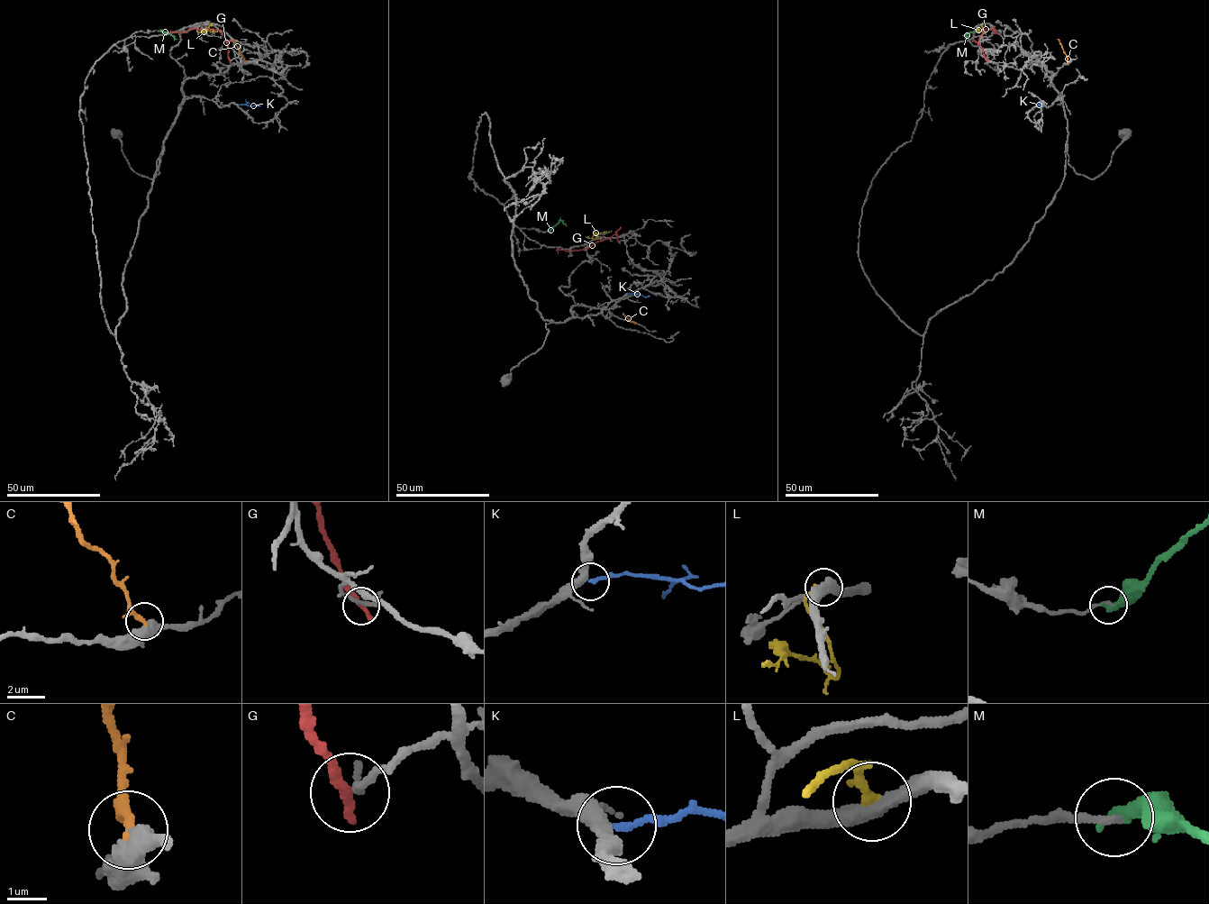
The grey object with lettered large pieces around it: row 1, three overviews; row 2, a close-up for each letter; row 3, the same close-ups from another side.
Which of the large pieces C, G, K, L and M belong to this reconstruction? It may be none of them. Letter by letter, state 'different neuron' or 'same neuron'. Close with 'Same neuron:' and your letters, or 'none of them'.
C: different neuron
G: different neuron
K: same neuron
L: different neuron
M: different neuron
Same neuron: K

